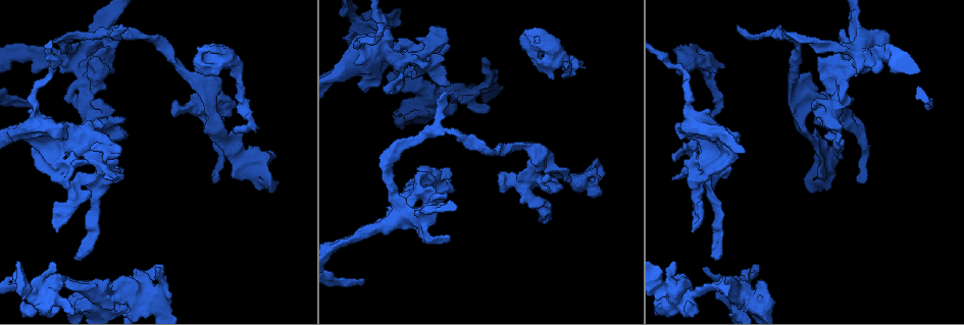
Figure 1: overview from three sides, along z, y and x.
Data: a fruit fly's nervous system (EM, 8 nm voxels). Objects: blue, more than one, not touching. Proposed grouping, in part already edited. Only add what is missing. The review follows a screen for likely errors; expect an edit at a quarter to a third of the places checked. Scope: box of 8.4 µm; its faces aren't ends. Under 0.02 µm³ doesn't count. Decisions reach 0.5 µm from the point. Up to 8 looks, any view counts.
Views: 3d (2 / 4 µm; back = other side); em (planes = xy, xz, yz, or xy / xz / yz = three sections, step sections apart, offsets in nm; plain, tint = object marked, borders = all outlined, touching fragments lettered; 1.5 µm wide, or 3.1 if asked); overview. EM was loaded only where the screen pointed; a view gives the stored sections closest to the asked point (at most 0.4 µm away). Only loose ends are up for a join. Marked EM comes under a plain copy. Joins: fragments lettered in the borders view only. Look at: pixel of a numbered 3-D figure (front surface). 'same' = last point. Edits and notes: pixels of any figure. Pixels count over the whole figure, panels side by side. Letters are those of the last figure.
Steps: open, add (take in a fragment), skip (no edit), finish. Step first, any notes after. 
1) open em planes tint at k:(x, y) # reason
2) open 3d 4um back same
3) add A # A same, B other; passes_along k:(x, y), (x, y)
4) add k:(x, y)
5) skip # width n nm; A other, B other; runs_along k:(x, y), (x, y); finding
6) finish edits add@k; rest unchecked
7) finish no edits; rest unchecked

open 3d 4um at 1:(726, 276) # thick end

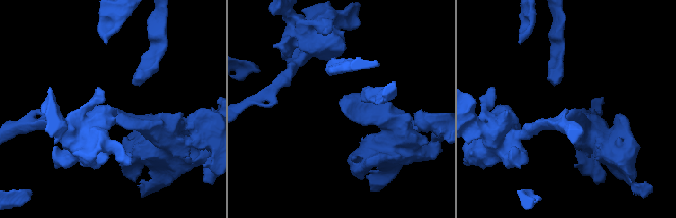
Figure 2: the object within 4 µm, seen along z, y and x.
open em yz step 8 borders at 2:(569, 110) # now the EM

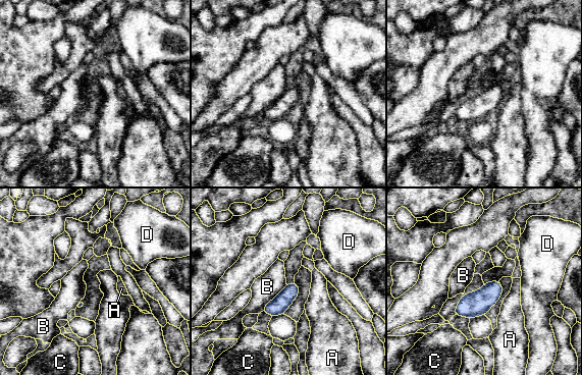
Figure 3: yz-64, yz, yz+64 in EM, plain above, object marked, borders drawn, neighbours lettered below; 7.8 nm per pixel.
skip # A other, B other, C other, D other; border 3:(286, 284), (261, 311); none of them fits

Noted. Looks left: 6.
open 3d 2um back at 1:(123, 122) # free end

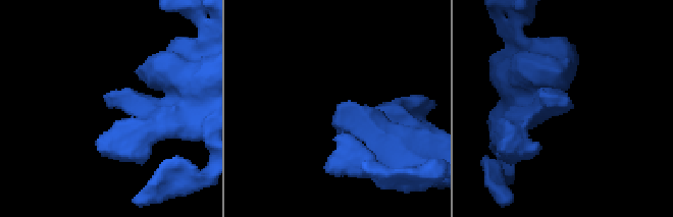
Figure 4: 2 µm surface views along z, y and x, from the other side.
open em planes borders at 4:(554, 103) # shape alone is not enough

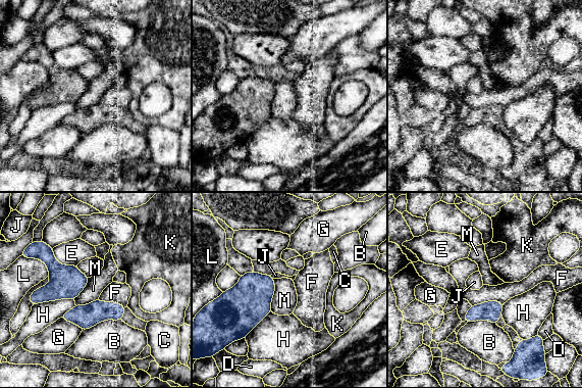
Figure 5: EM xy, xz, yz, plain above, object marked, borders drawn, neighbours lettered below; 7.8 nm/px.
skip # B other, C other, D other, E other, F other, G other, H other, J other, K other, L other, M other; border 5:(121, 320), (103, 320), (82, 331); none of them fits

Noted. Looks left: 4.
open em yz step 8 borders at 1:(598, 177) # free end

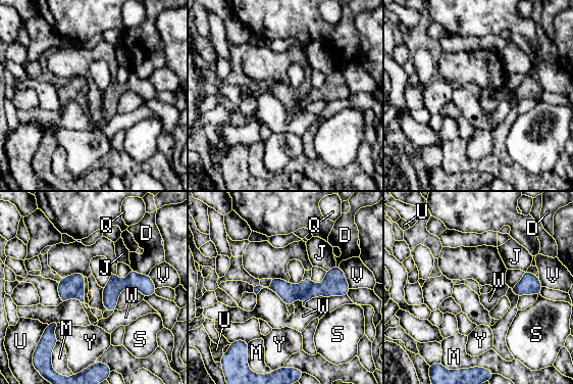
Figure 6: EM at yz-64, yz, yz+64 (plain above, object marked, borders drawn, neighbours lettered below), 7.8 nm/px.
skip # D other, J other, M other, Q other, S other, U other, V other, W other, Y other; none of them fits

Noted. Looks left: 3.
finish no edits; rest unchecked

